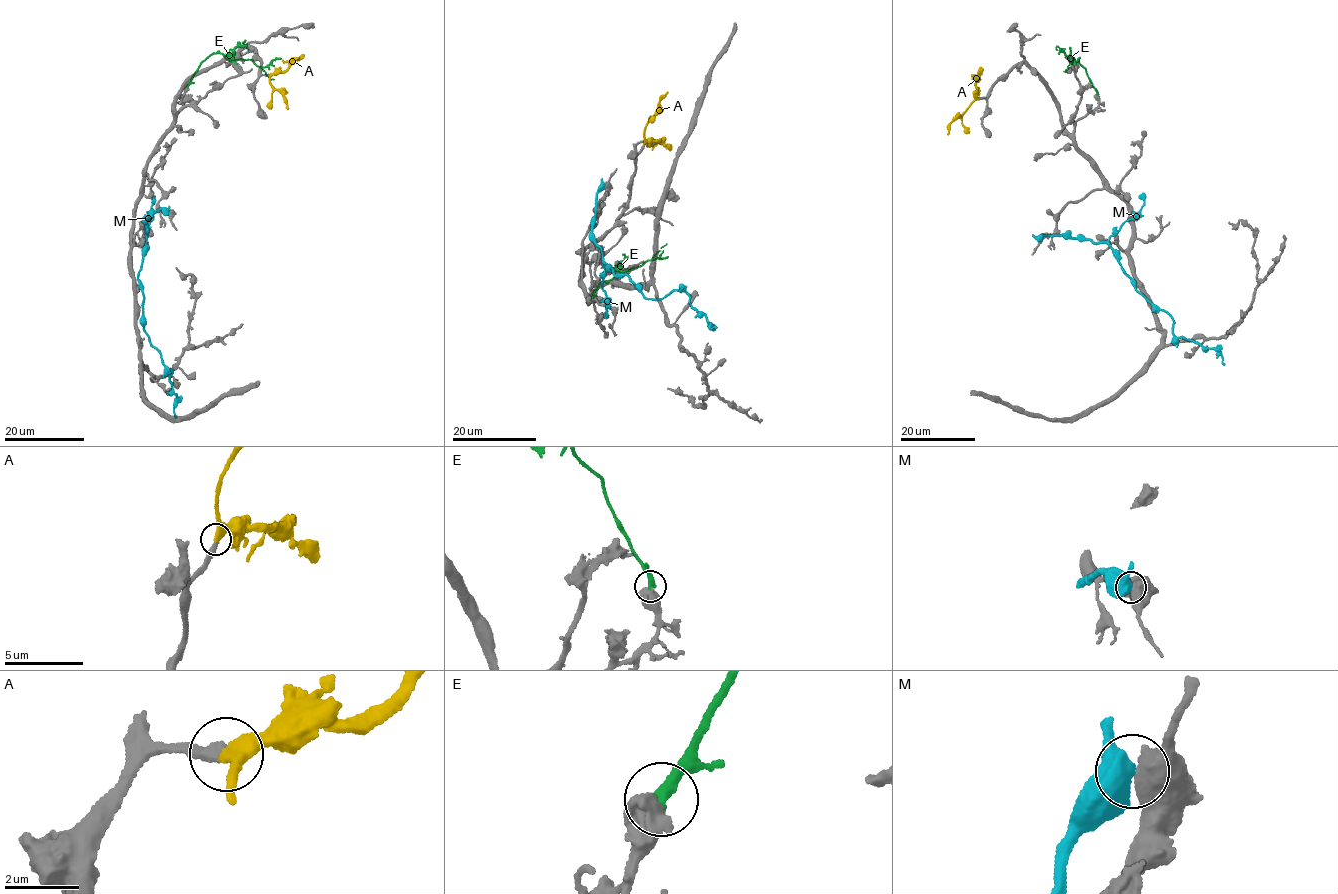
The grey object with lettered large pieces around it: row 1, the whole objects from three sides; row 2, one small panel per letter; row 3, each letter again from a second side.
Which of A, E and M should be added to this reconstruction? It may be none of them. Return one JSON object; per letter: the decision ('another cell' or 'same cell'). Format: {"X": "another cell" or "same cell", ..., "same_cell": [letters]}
{"A": "same cell", "E": "another cell", "M": "another cell", "same_cell": ["A"]}

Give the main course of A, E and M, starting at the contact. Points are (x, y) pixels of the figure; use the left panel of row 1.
A: (268, 75), (271, 86), (285, 98), (288, 109)
E: (188, 86), (200, 63), (215, 53), (230, 60), (251, 60), (274, 79)
M: (168, 212), (160, 209), (144, 222), (137, 277), (143, 328), (171, 373), (176, 418)

